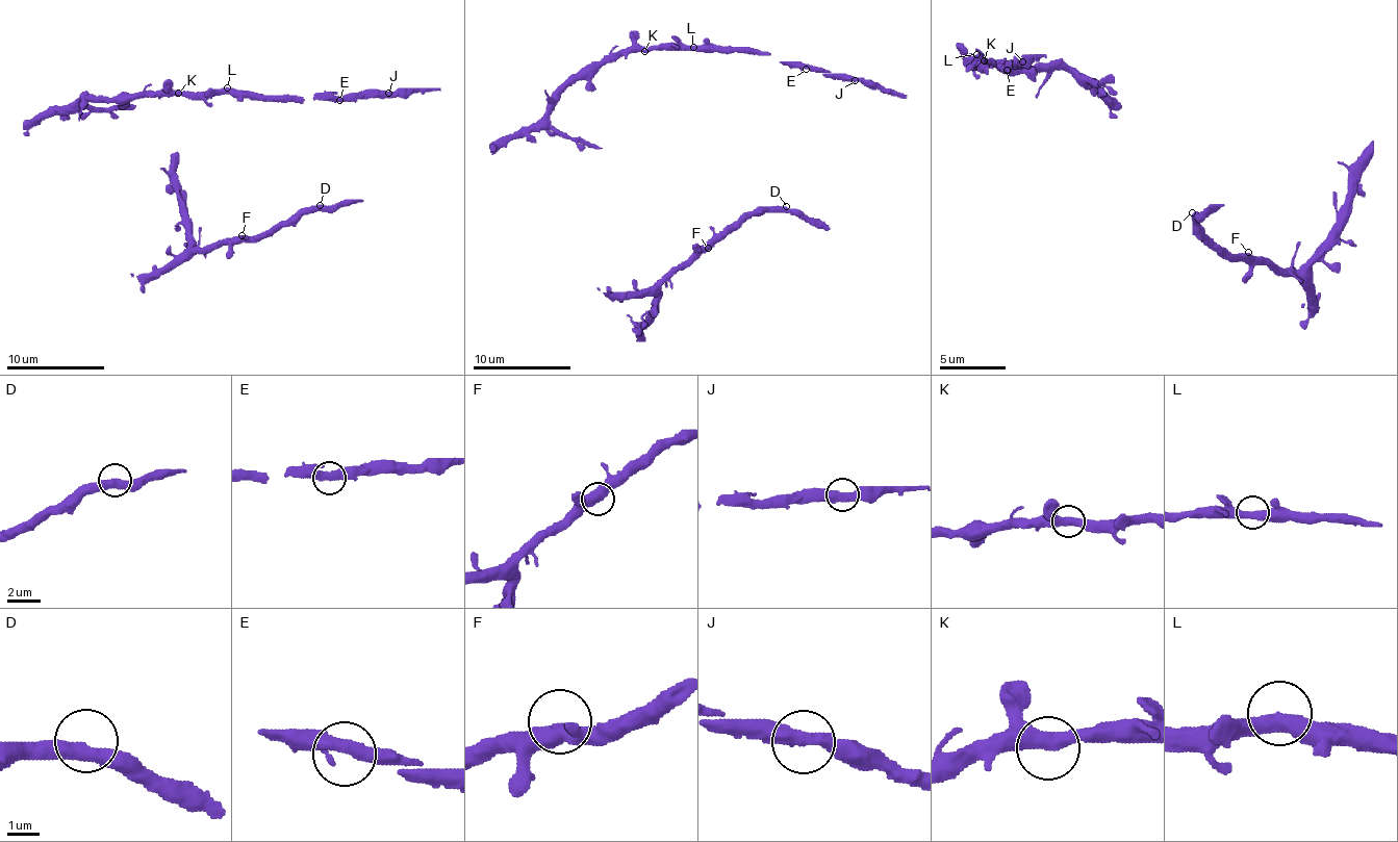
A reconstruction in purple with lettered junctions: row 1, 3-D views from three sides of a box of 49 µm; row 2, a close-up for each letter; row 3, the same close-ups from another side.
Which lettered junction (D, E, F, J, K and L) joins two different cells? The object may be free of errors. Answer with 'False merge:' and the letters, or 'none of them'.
False merge: none of them

